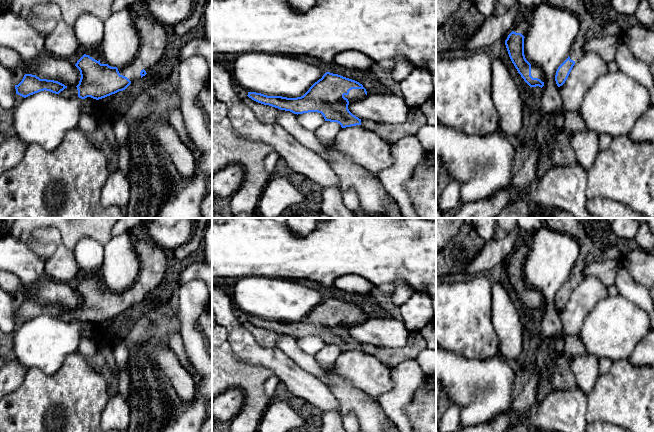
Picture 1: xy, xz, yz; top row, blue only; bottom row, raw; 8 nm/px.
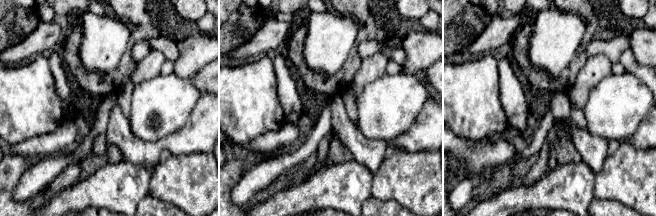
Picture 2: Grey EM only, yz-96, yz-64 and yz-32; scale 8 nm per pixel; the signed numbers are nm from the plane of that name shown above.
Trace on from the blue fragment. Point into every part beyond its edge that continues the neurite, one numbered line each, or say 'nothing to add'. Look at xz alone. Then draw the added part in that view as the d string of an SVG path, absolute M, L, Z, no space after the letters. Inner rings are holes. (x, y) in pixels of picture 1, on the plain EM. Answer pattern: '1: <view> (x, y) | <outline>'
1: xz (354, 319) | M352 313L349 315L348 319L344 319L344 321L348 323L349 327L356 326L366 320L364 313Z

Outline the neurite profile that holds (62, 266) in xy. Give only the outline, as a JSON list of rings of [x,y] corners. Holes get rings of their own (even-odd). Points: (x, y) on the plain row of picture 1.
[[[58,243],[55,252],[45,260],[45,275],[51,279],[68,283],[80,271],[73,250]]]

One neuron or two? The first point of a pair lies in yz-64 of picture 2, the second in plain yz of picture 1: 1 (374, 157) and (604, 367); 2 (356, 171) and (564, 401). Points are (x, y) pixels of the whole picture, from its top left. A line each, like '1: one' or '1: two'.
1: two
2: one

